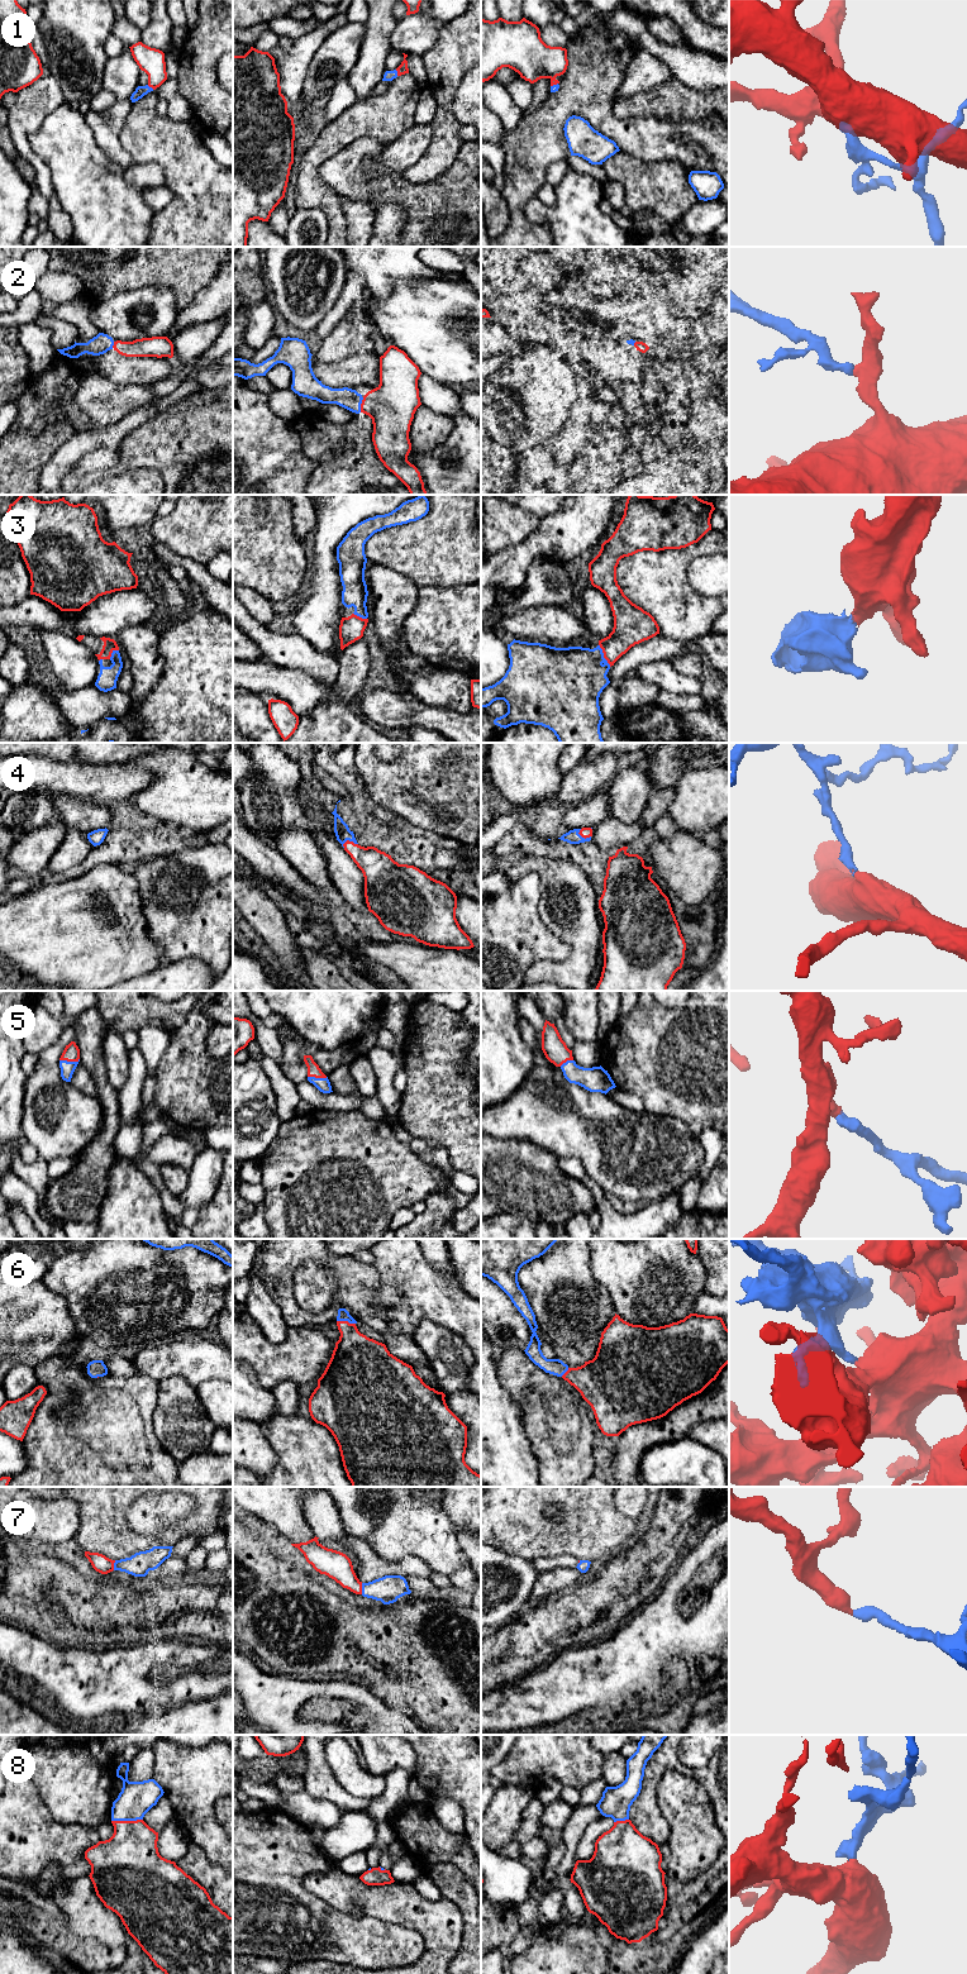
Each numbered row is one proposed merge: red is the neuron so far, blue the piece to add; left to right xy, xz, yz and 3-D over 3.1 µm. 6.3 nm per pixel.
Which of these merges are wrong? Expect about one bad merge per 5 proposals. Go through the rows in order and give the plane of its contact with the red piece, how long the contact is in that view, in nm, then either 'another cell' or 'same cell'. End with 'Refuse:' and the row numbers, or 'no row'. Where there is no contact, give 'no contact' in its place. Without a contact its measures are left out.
1: meets red in xy; contact 50 nm long; same cell
2: meets red in xz; contact 100 nm long; same cell
3: meets red in yz; contact 160 nm long; same cell
4: meets red in xz; contact 110 nm long; same cell
5: meets red in xy; contact 130 nm long; same cell
6: meets red in xz; contact 120 nm long; same cell
7: meets red in xz; contact 70 nm long; same cell
8: meets red in xy; contact 200 nm long; same cell
Refuse: no row

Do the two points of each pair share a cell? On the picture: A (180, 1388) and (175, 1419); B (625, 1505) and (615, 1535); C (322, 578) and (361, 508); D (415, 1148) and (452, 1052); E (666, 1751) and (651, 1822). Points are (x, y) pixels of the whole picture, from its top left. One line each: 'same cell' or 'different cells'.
A: same cell
B: different cells
C: same cell
D: different cells
E: same cell

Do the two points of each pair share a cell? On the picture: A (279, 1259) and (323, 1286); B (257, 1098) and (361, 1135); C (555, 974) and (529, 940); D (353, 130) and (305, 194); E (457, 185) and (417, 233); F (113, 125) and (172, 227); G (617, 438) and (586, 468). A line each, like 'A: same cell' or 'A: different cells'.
A: different cells
B: different cells
C: different cells
D: same cell
E: same cell
F: different cells
G: same cell

